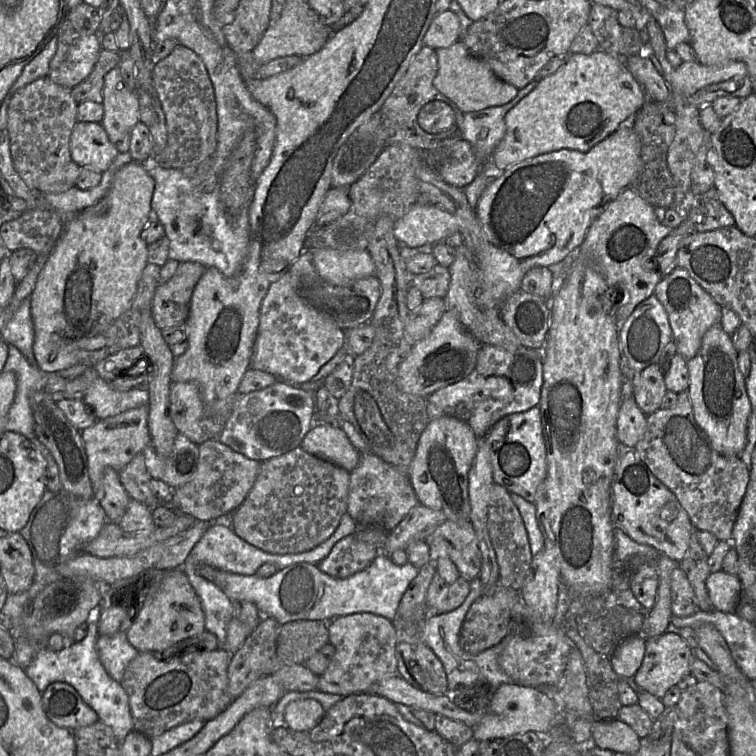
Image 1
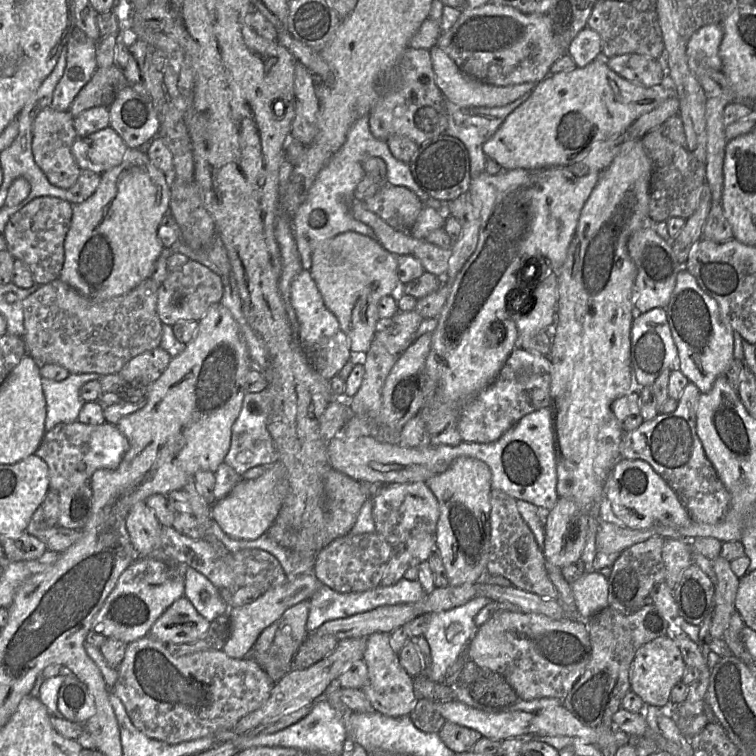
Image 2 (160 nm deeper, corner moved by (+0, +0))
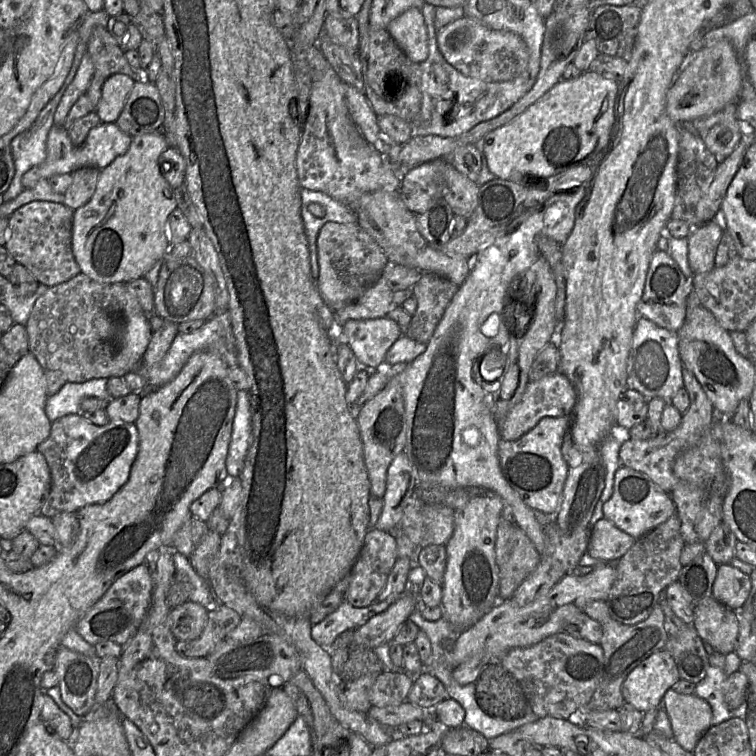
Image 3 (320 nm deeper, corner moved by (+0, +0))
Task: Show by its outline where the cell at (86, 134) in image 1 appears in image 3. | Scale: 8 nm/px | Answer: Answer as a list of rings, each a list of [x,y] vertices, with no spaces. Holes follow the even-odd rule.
[[[101,122],[92,128],[86,140],[80,146],[73,145],[69,131],[64,126],[53,125],[47,138],[46,159],[32,167],[22,176],[21,183],[24,189],[33,188],[39,179],[49,178],[56,174],[73,173],[82,167],[96,167],[104,169],[111,164],[118,156],[125,154],[131,144],[132,137],[124,133],[116,123]]]

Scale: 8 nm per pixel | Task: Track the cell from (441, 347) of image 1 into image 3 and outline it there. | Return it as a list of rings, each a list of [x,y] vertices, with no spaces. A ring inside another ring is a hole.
[[[398,375],[393,376],[386,386],[355,412],[359,427],[371,494],[384,498],[387,471],[394,458],[404,451],[406,445],[406,409],[402,385]]]

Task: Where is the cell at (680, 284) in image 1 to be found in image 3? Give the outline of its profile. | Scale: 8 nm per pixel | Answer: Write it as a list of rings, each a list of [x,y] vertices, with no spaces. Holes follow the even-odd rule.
[[[687,299],[685,321],[677,332],[681,361],[690,370],[721,417],[731,417],[742,400],[749,400],[755,384],[755,365],[740,355],[730,333],[703,305],[690,306]]]

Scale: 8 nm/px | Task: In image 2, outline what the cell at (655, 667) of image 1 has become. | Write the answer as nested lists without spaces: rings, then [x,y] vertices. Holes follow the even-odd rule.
[[[669,635],[658,637],[641,646],[636,652],[630,666],[630,689],[638,694],[646,705],[667,706],[670,702],[671,689],[681,681],[685,667],[680,649],[674,639]]]

